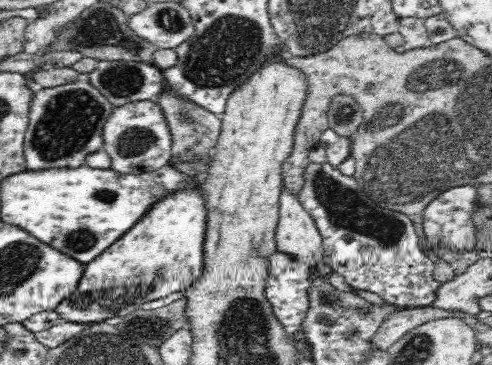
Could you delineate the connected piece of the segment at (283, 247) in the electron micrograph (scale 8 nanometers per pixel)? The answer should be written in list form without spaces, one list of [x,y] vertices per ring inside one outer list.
[[[282,186],[279,196],[279,221],[275,230],[277,250],[296,257],[300,263],[315,265],[322,258],[322,235],[298,196]]]

